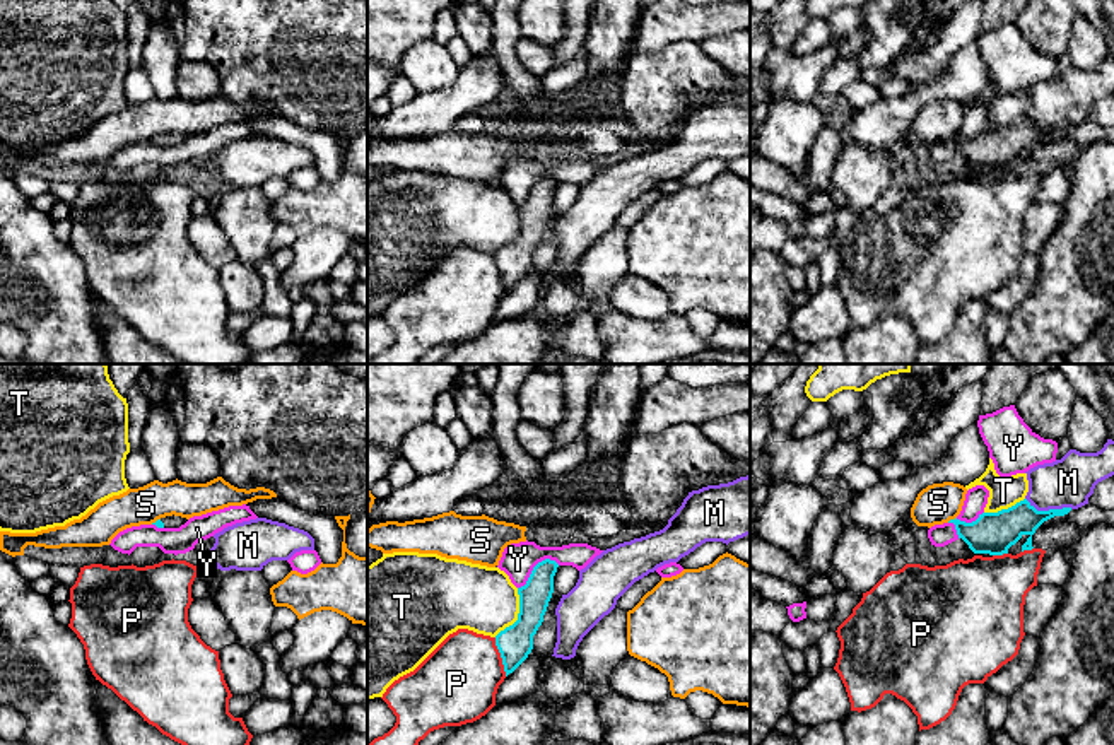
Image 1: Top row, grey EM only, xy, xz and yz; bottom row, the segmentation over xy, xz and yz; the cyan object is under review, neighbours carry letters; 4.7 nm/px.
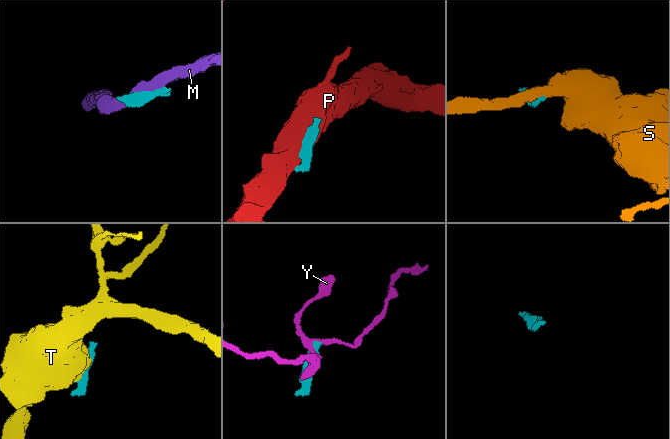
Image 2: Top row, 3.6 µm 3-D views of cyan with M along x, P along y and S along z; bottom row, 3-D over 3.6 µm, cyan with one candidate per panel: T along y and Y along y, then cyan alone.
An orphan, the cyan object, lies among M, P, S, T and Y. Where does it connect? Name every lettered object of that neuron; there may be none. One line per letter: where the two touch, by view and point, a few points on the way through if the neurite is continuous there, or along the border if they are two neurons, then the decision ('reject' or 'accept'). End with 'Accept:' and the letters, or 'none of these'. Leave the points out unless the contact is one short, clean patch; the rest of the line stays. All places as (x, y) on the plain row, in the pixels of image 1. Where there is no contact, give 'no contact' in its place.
M: contact yz (1049, 127); reject
P: contact xz (501, 274); reject
S: contact yz (950, 137); border yz (955, 134), (947, 139); reject
T: contact xz (518, 233); reject
Y: contact xz (535, 183); border xz (559, 181), (542, 176), (518, 205); reject
Accept: none of these

